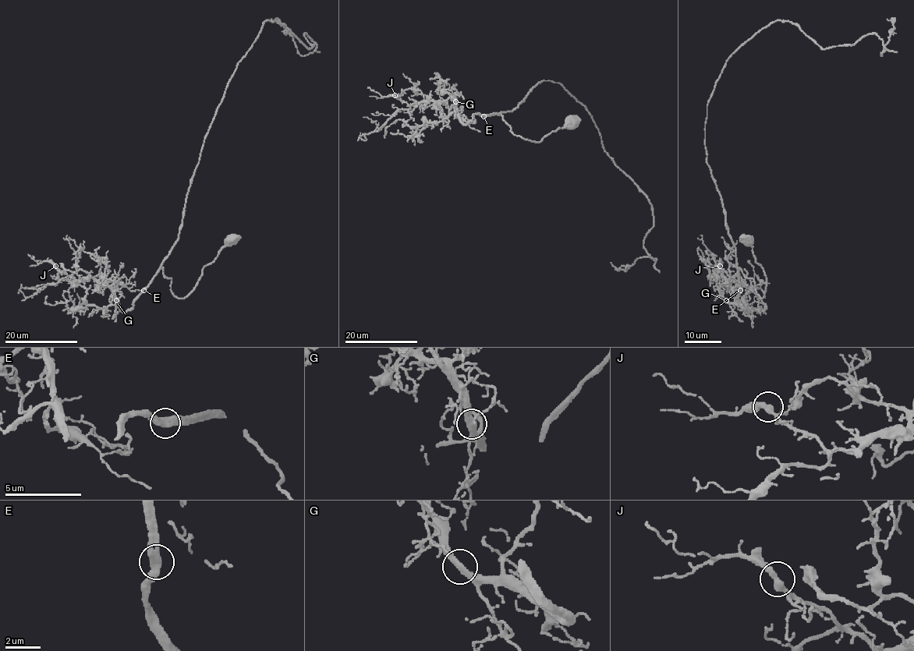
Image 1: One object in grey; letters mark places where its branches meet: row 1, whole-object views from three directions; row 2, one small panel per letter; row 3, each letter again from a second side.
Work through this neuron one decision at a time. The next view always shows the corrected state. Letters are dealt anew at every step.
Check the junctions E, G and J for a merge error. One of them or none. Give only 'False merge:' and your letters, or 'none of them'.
False merge: none of them

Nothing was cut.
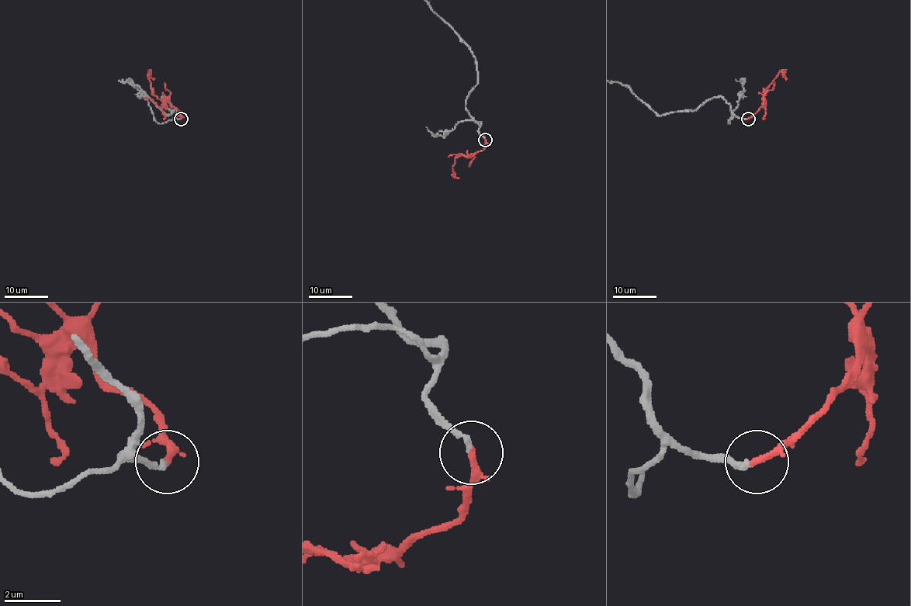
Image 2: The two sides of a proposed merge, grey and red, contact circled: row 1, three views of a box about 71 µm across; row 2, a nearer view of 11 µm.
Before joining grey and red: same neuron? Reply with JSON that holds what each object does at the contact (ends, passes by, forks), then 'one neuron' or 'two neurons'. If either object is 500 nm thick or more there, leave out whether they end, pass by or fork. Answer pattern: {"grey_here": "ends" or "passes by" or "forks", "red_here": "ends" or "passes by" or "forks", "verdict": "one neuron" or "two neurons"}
{"grey_here": "ends", "red_here": "ends", "verdict": "one neuron"}

